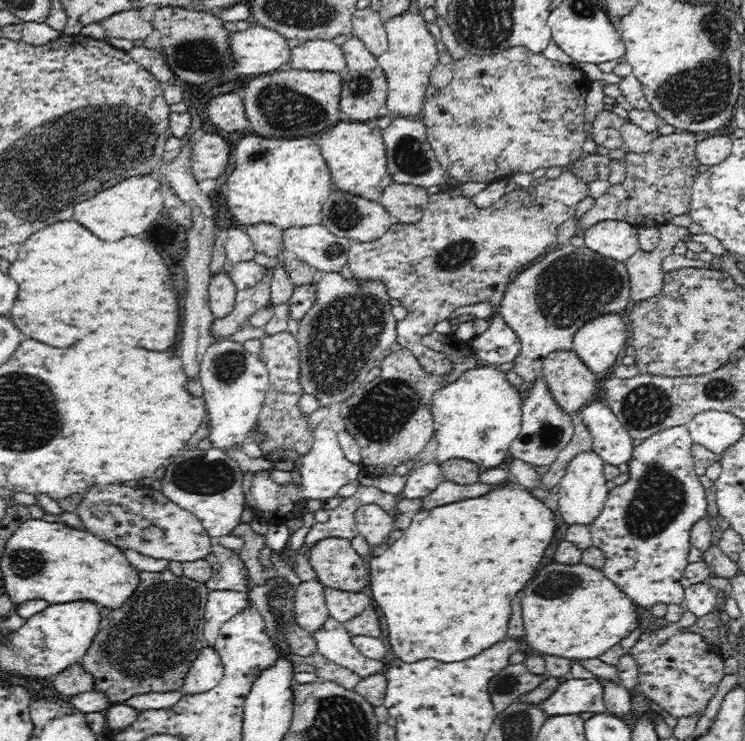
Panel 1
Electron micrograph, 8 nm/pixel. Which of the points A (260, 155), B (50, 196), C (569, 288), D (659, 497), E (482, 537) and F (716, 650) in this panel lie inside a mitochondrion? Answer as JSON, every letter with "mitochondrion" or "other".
{"A":"mitochondrion","B":"mitochondrion","C":"mitochondrion","D":"mitochondrion","E":"other","F":"other"}

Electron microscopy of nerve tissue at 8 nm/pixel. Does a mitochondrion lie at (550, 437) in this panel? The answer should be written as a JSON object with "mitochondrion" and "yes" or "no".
{"mitochondrion":"yes"}

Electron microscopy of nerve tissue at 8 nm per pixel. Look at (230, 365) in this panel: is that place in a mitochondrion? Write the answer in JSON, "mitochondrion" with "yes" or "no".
{"mitochondrion":"yes"}

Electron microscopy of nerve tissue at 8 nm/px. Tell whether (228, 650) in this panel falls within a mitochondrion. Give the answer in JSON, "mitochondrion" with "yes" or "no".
{"mitochondrion":"no"}

